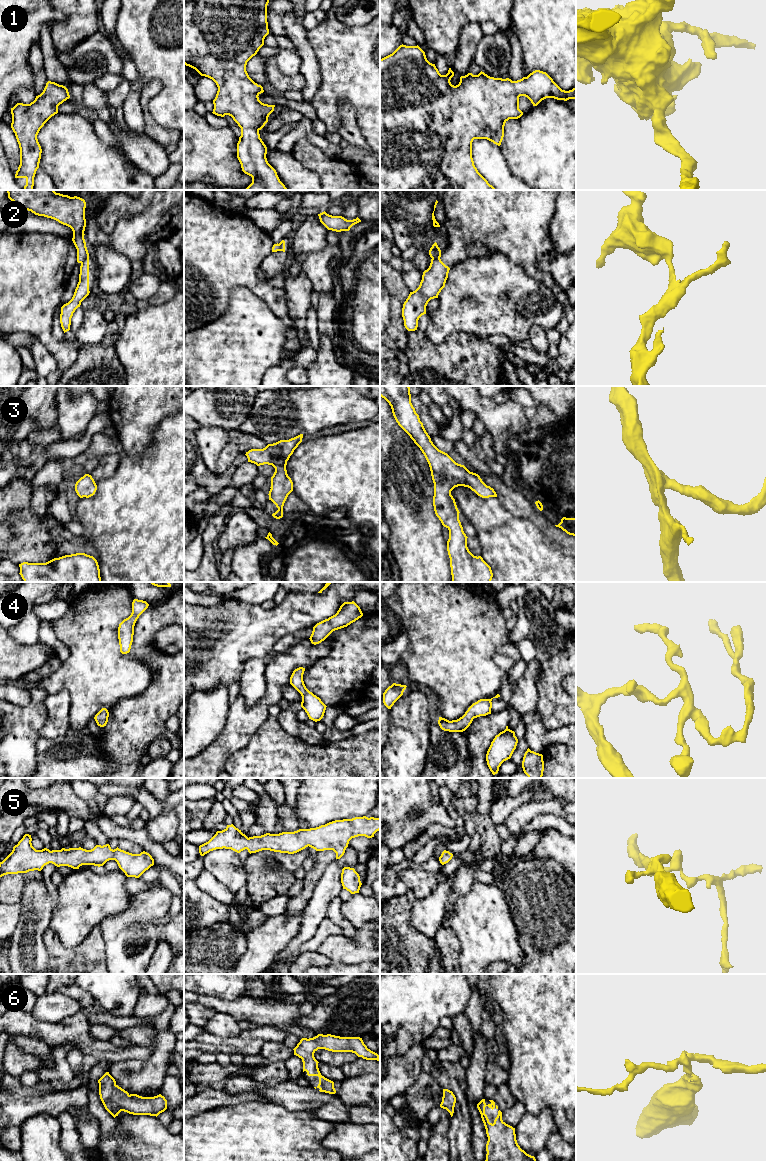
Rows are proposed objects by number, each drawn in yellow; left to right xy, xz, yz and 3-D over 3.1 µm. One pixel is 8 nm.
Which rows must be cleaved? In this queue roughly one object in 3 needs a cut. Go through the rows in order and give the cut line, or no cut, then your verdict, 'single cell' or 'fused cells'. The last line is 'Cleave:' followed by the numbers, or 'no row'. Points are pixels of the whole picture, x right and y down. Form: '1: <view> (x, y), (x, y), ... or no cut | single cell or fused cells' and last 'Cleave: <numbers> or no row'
1: no cut | single cell
2: xy (88, 255), (80, 262) | fused cells
3: no cut | single cell
4: no cut | single cell
5: no cut | single cell
6: no cut | single cell
Cleave: 2

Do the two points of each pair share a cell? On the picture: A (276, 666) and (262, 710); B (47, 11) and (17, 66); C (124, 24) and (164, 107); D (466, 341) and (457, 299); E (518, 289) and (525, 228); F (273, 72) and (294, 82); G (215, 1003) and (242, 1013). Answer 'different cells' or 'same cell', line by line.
A: same cell
B: same cell
C: same cell
D: different cells
E: different cells
F: same cell
G: same cell

